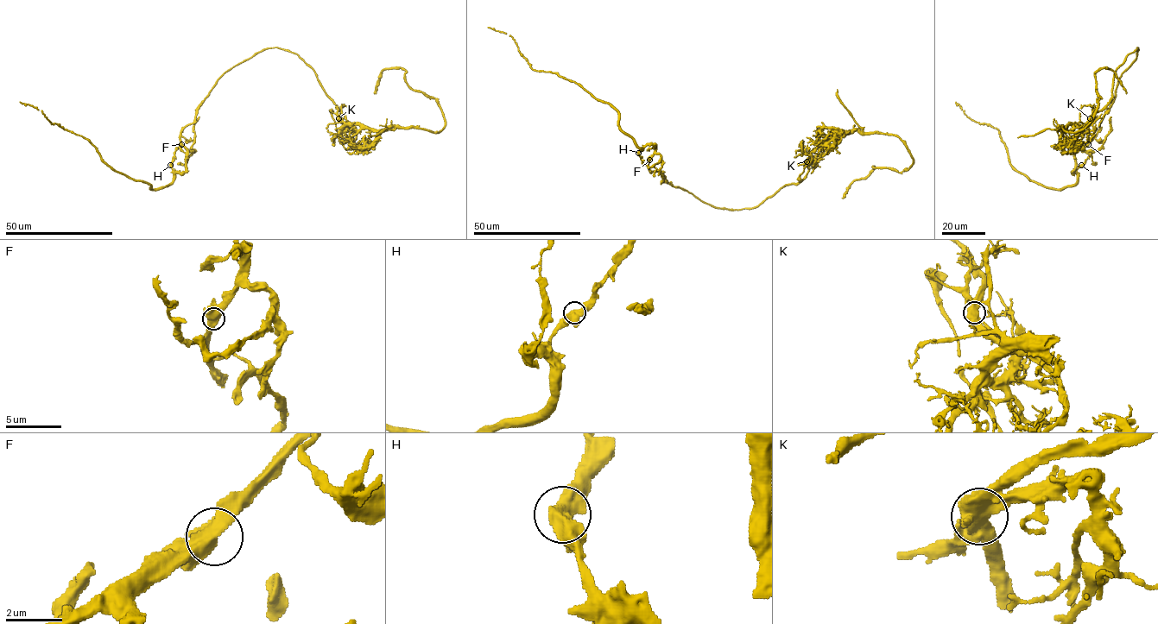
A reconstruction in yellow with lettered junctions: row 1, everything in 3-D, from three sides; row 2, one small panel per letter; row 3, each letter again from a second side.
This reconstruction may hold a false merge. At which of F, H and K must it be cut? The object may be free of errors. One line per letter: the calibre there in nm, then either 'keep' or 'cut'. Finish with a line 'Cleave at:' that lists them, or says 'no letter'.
F: 500 nm thick; keep
H: 500 nm thick; keep
K: 550 nm thick; cut
Cleave at: K

